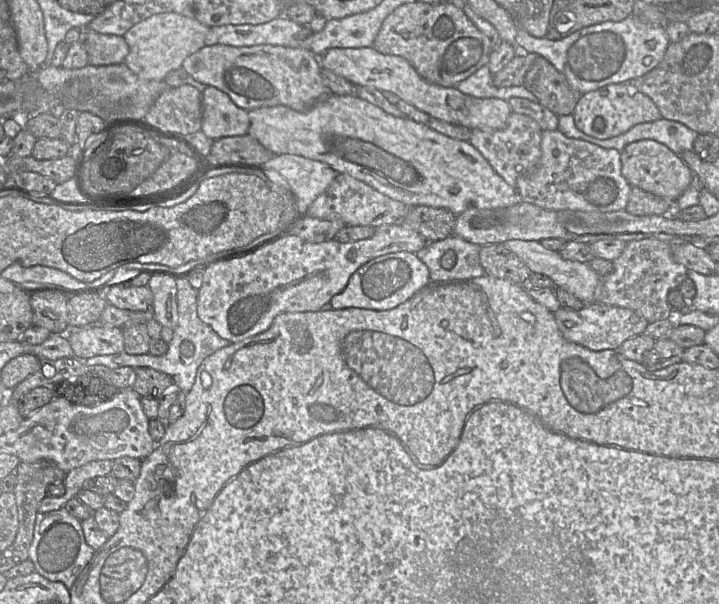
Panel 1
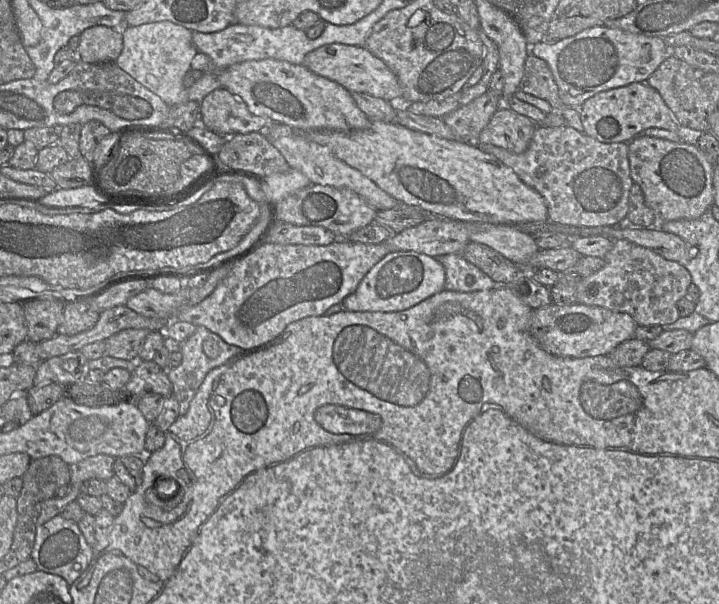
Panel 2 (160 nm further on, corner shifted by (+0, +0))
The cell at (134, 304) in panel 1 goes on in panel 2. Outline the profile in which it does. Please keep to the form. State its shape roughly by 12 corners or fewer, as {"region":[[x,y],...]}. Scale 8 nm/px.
{"region":[[268,242],[208,297],[125,306],[250,350],[322,316],[391,249]]}

